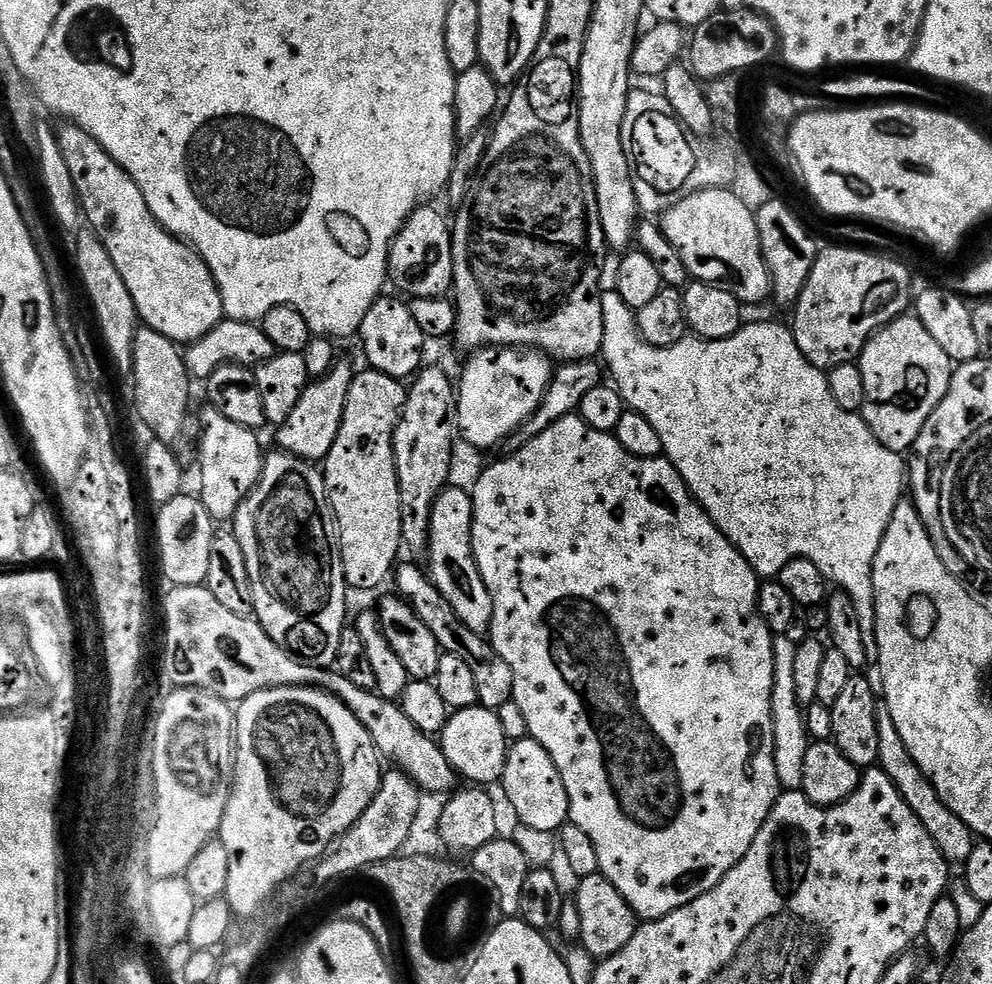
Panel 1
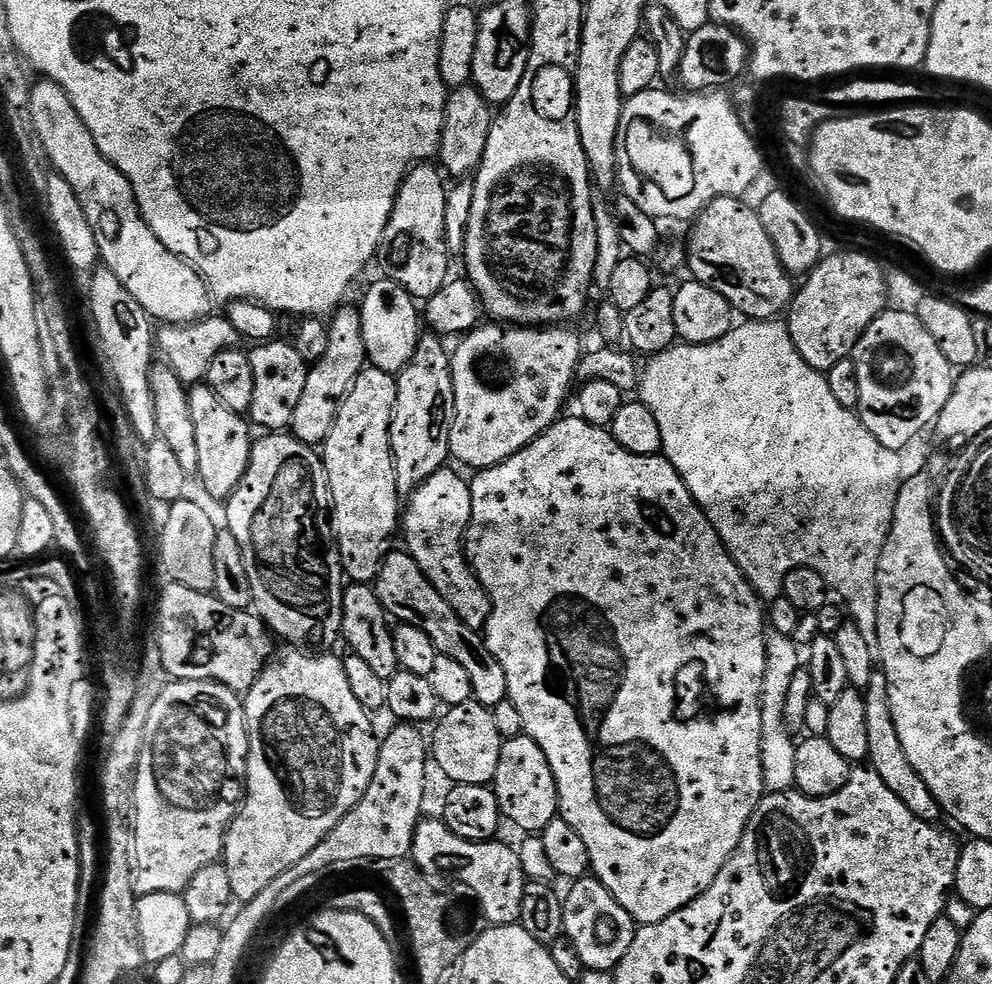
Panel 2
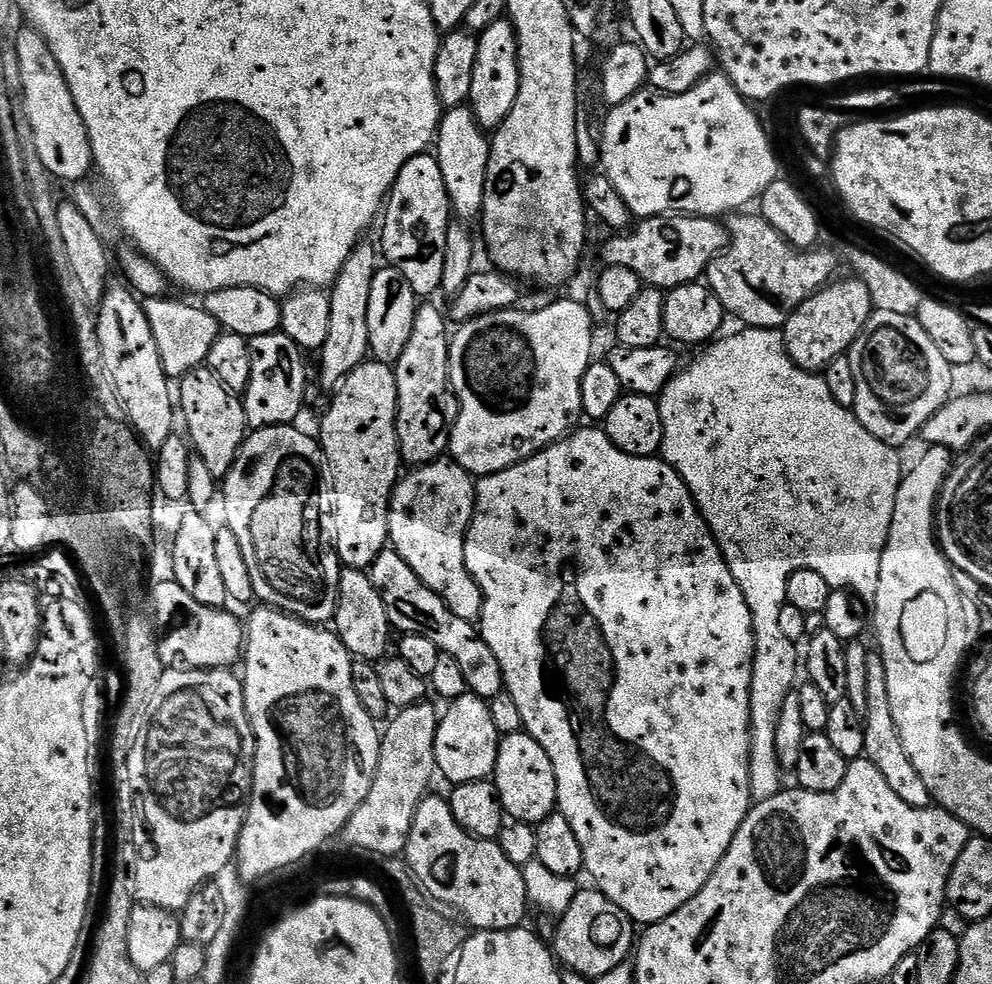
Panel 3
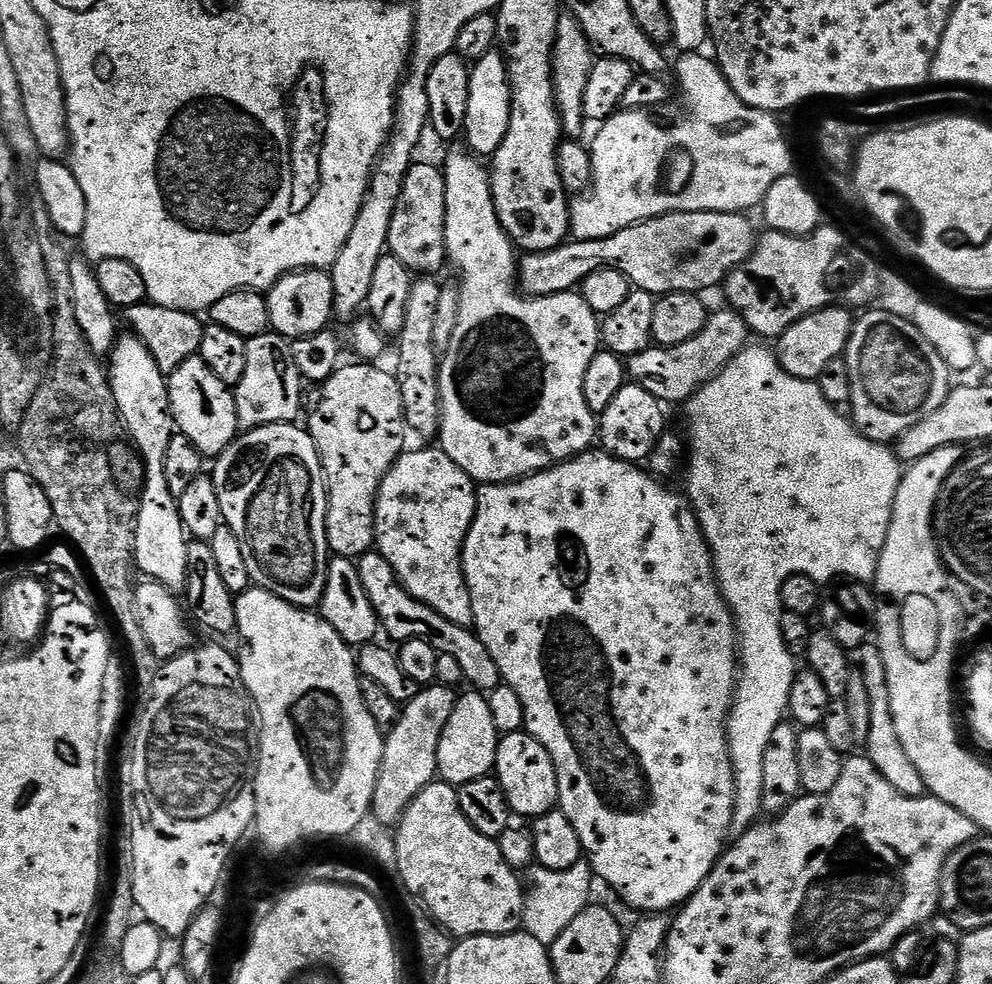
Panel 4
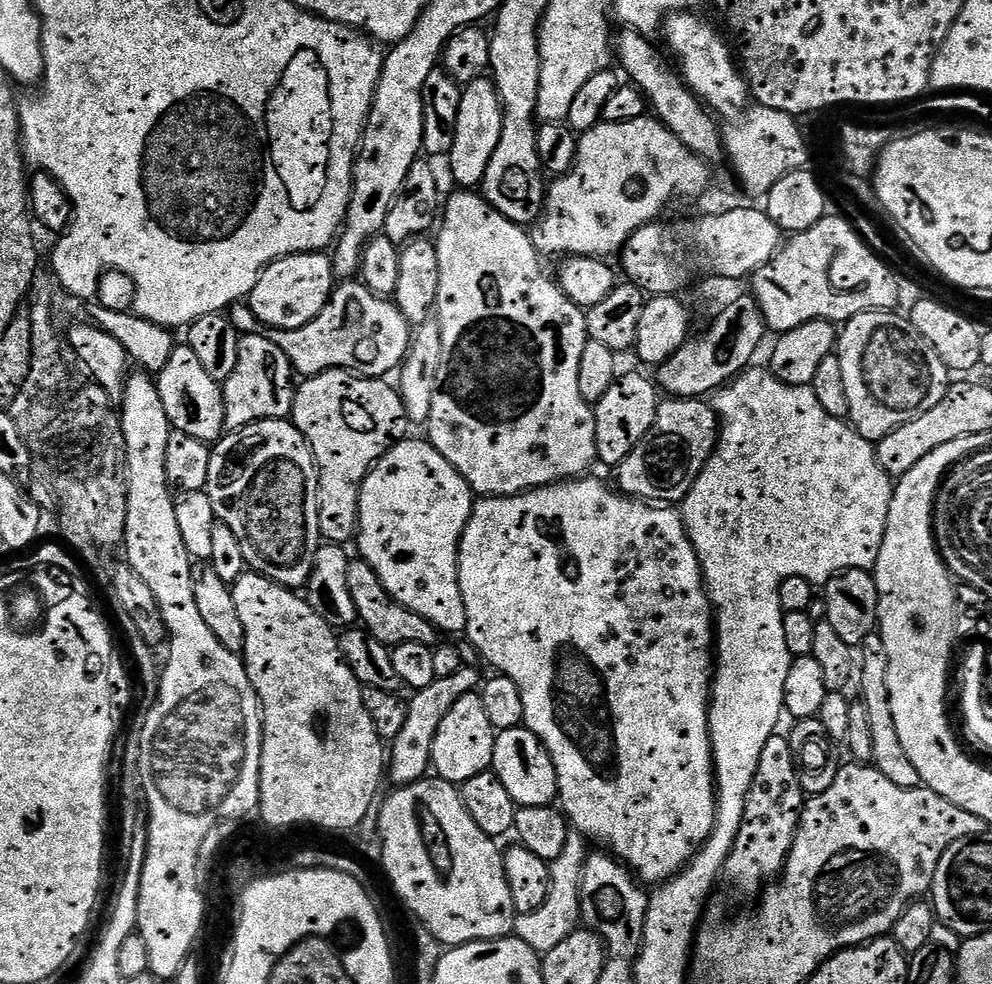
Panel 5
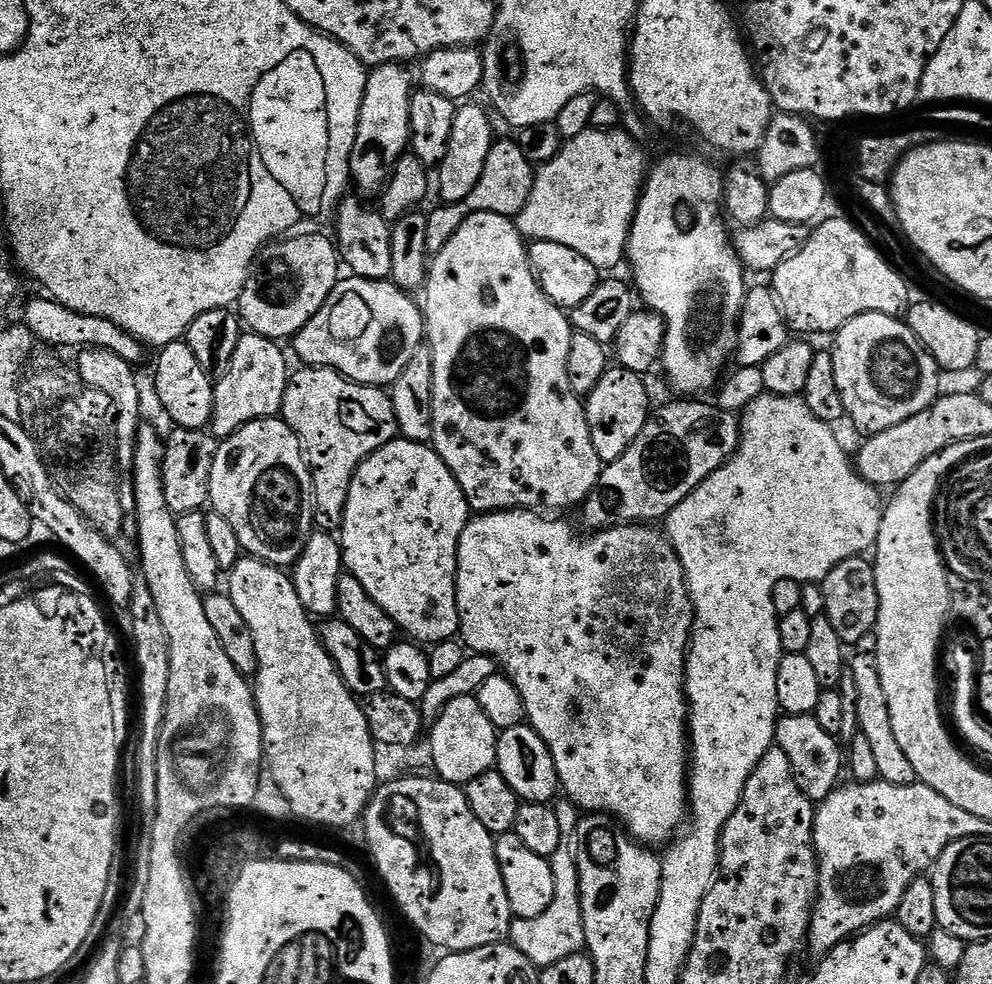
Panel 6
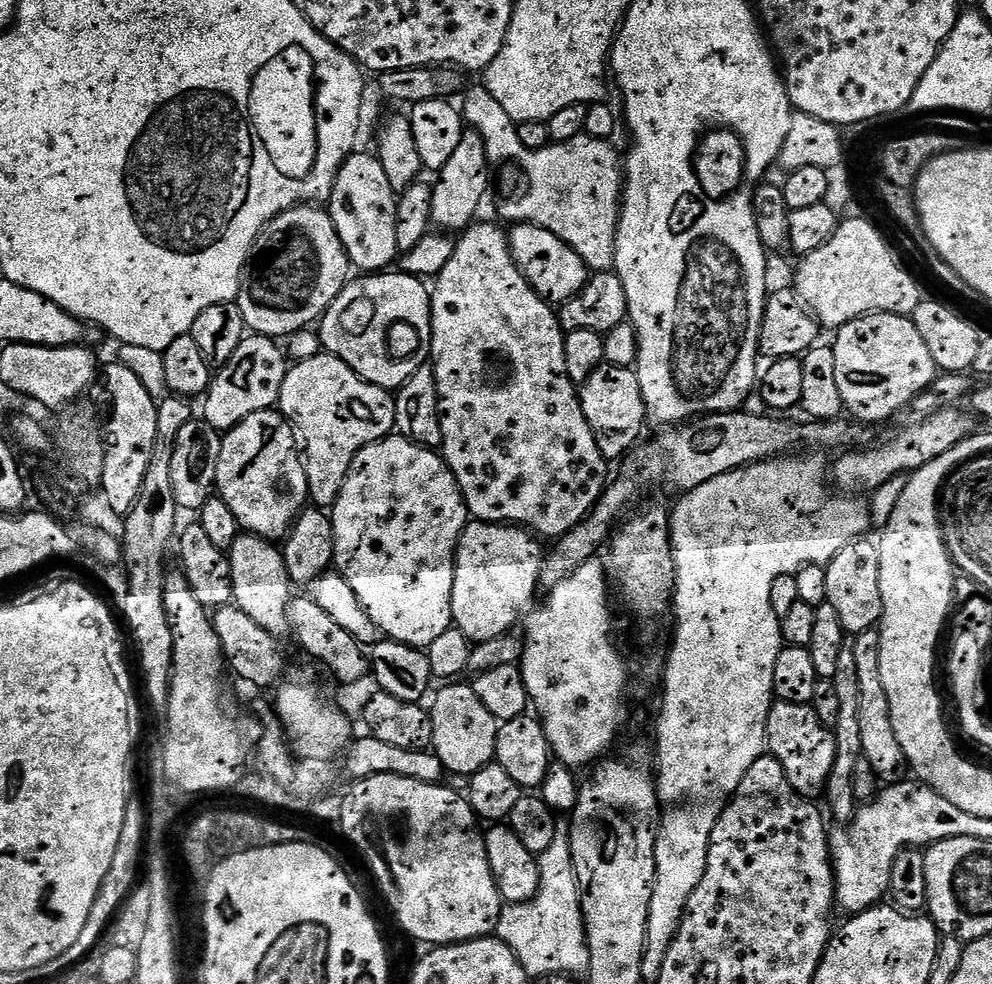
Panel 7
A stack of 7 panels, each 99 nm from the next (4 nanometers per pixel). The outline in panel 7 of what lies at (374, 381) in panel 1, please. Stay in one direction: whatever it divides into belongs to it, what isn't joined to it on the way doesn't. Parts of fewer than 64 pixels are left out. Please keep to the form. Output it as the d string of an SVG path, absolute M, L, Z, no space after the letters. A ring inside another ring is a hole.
M327 354L289 367L278 408L292 425L302 449L309 501L321 510L331 509L335 504L356 455L366 446L393 435L396 426L393 393L364 380L346 362Z

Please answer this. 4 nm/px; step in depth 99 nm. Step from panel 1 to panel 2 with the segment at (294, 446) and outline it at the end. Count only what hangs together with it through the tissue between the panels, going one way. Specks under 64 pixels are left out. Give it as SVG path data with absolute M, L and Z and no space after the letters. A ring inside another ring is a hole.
M341 306L331 313L328 325L326 354L318 358L308 369L306 387L302 390L302 399L294 409L291 435L303 444L323 445L336 421L340 403L348 397L348 391L354 386L358 374L362 374L368 364L366 342L362 338L362 318L359 307Z

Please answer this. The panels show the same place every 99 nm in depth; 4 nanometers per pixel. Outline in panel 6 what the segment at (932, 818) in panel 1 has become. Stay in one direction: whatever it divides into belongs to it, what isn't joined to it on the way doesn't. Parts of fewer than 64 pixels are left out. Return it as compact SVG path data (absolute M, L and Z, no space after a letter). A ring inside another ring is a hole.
M871 651L860 652L850 660L850 675L856 687L856 726L859 735L870 742L870 750L878 765L878 777L894 786L906 786L917 783L914 766L910 766L910 758L906 758L902 746L898 746L898 738L894 738L894 726L890 726L890 710L886 706L886 693L882 690L882 678L878 674L875 655Z

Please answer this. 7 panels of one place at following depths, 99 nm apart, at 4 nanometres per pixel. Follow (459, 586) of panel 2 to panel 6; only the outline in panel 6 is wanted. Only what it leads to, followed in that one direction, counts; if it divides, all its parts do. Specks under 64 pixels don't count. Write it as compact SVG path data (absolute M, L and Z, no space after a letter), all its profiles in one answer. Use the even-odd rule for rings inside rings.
M397 438L371 452L358 466L350 482L344 521L338 529L344 568L362 582L366 594L386 610L393 624L409 641L424 646L453 639L460 630L456 601L456 555L462 530L468 525L470 509L462 486L442 462L435 448Z

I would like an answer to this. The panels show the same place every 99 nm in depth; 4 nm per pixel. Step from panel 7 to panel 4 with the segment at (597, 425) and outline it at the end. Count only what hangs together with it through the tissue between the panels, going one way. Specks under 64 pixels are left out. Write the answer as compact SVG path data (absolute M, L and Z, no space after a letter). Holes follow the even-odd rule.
M625 382L622 390L598 416L598 444L603 451L615 456L617 460L627 460L629 464L639 465L652 455L656 444L666 431L664 425L665 405L654 394L642 390L642 386Z

